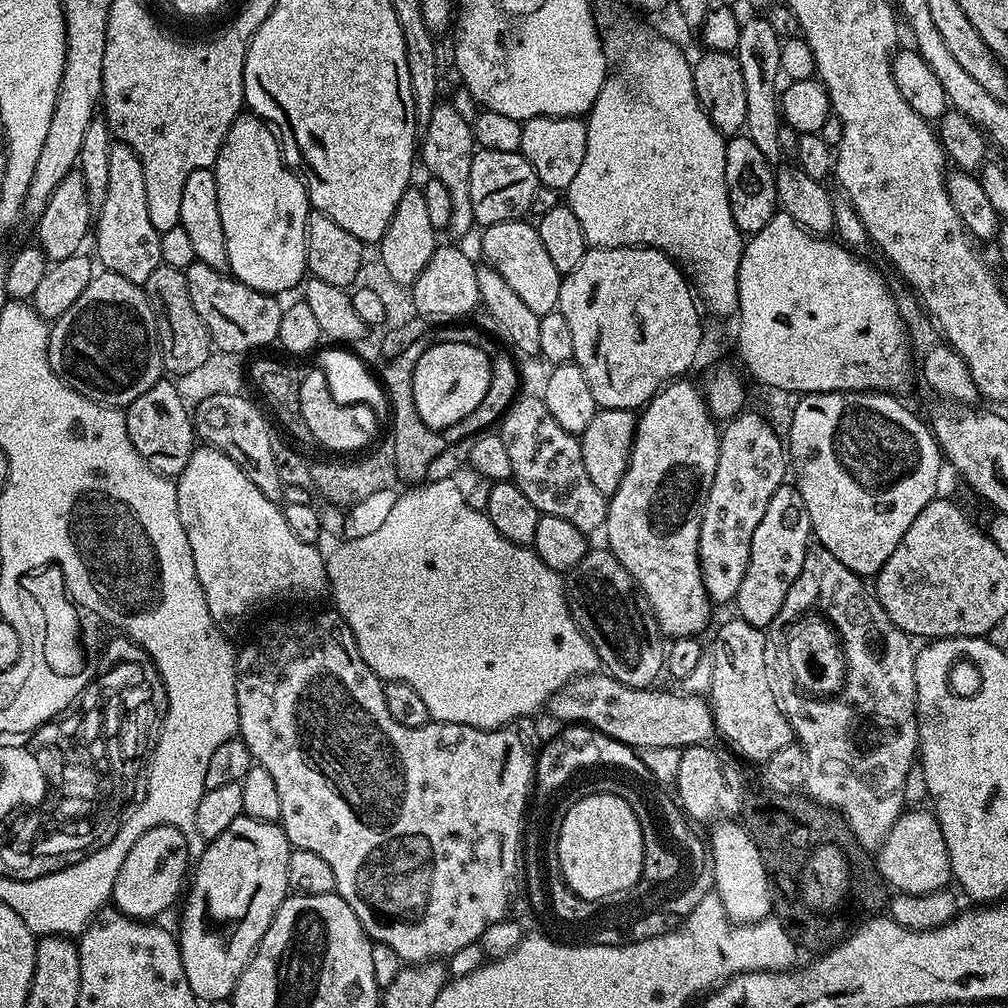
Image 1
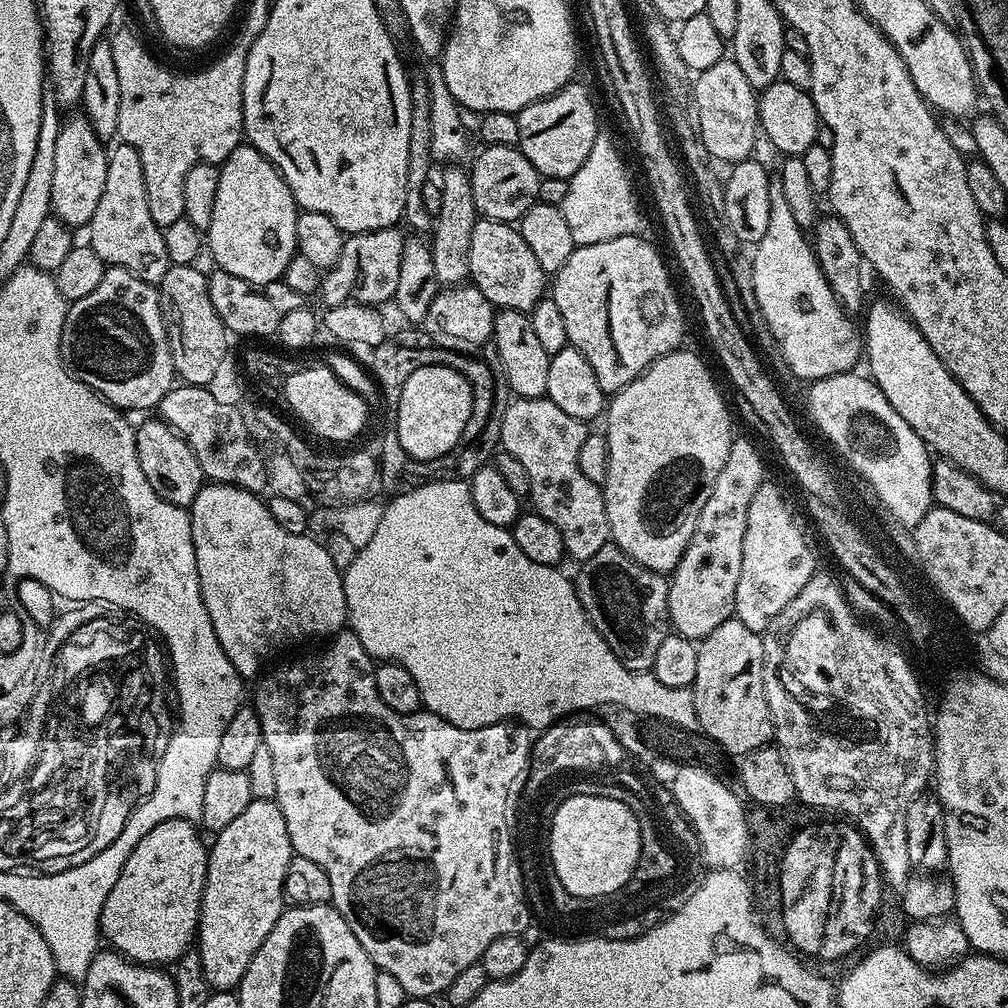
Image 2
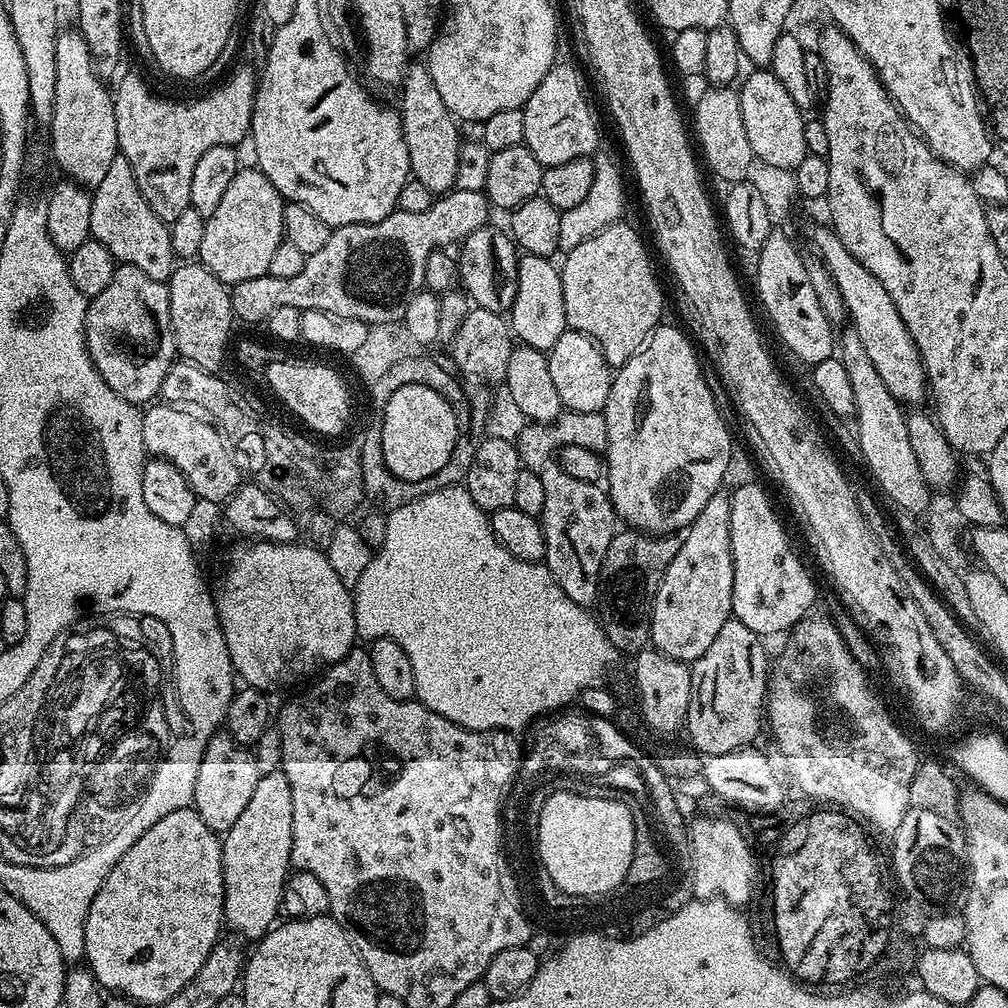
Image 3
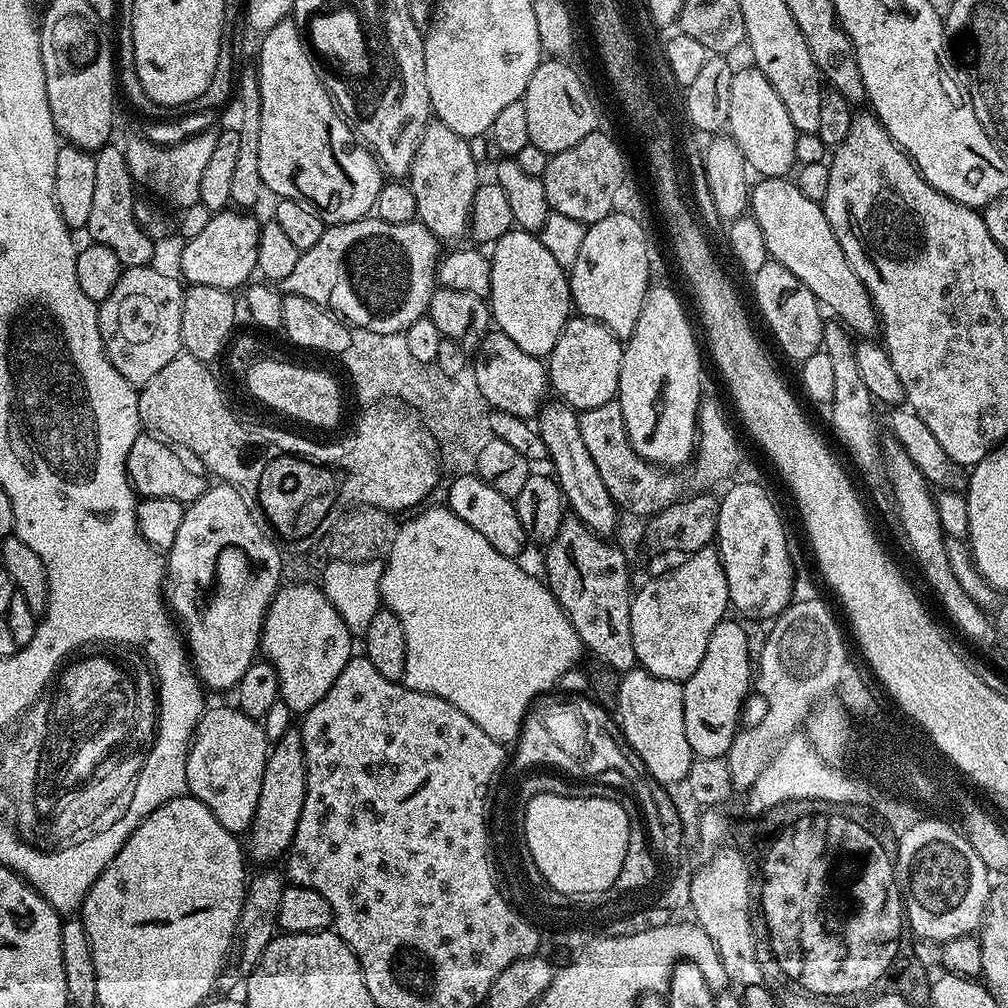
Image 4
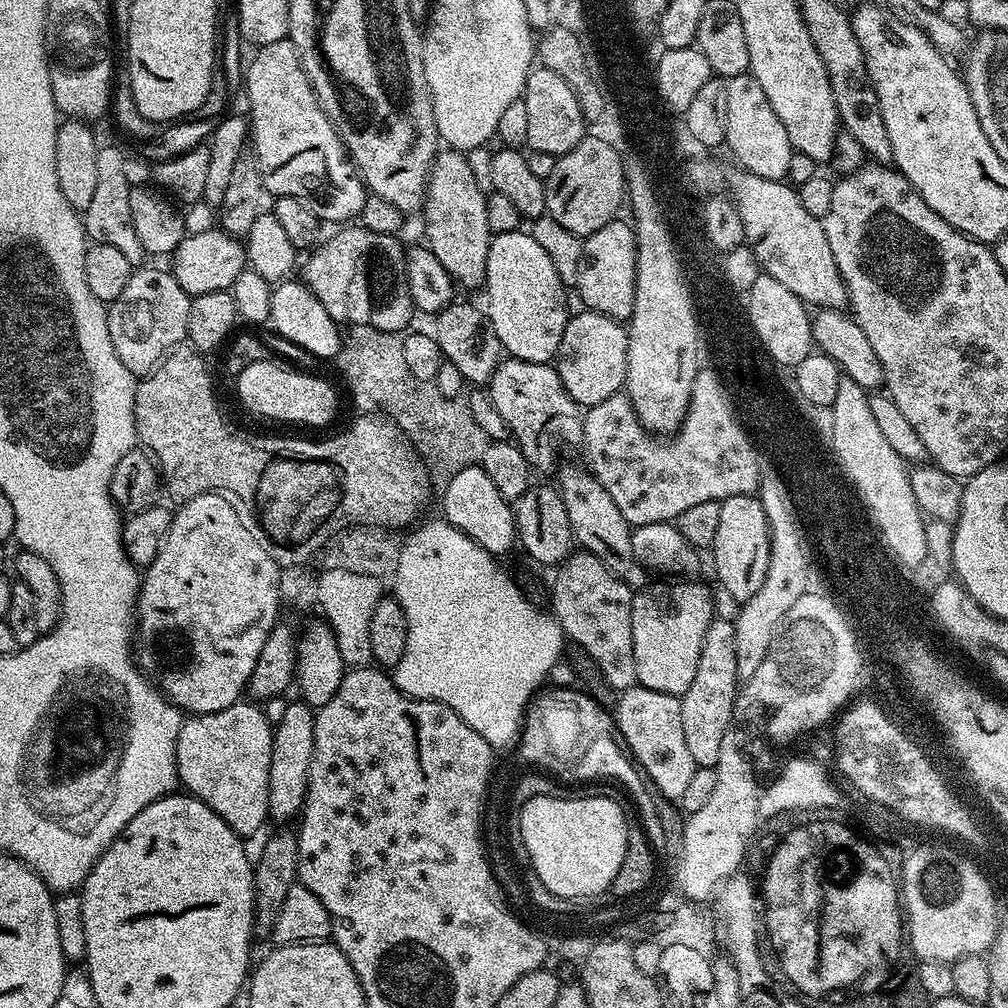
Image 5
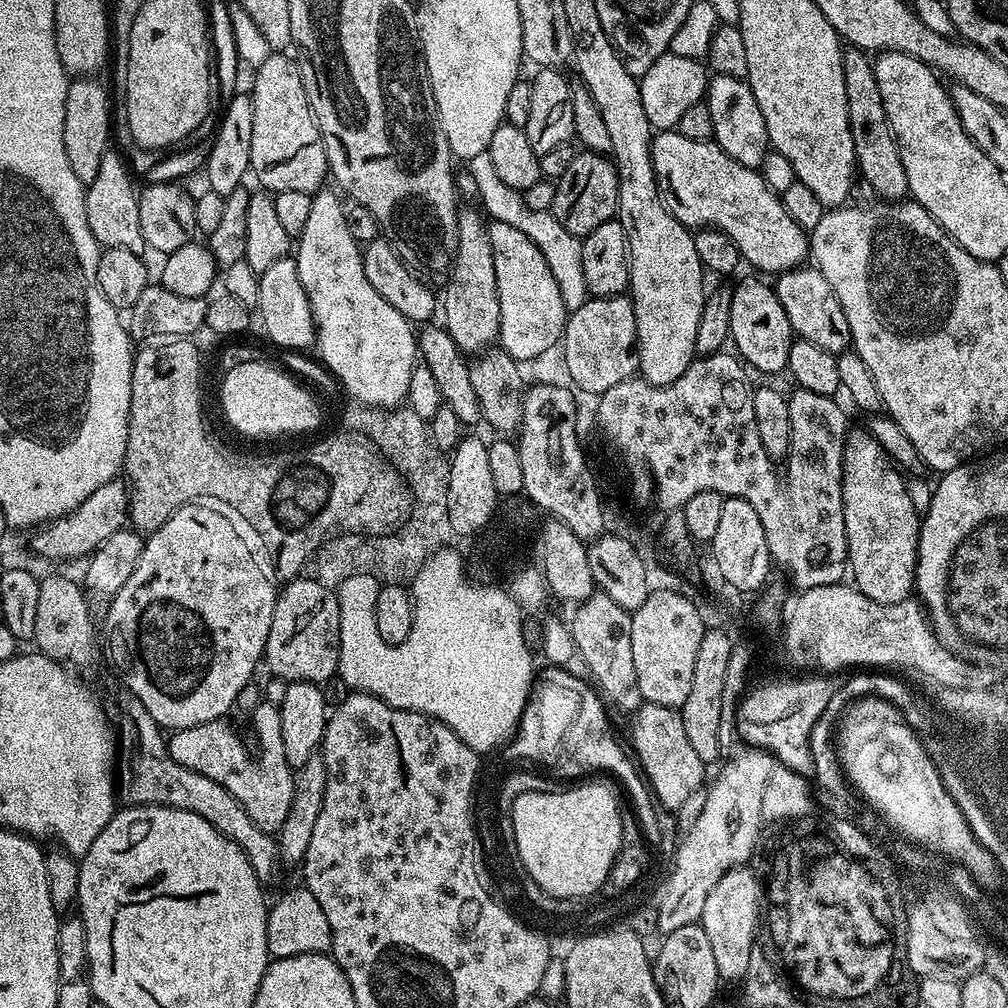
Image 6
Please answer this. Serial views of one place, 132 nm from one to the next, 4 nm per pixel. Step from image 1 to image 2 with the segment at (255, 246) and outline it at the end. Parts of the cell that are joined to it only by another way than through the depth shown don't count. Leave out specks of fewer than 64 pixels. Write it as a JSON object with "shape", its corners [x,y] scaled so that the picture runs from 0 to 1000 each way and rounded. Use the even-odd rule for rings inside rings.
{"shape":[[[239,141],[231,151],[229,151],[221,163],[217,164],[218,176],[216,177],[216,192],[212,192],[212,208],[208,212],[208,224],[204,228],[204,246],[210,249],[210,258],[217,269],[224,272],[232,272],[232,276],[240,276],[249,282],[267,282],[273,278],[279,277],[284,268],[284,264],[289,260],[290,255],[295,253],[294,249],[294,212],[296,203],[294,197],[290,194],[290,190],[286,187],[285,181],[278,176],[278,170],[260,154],[257,149],[251,147],[245,141]]]}

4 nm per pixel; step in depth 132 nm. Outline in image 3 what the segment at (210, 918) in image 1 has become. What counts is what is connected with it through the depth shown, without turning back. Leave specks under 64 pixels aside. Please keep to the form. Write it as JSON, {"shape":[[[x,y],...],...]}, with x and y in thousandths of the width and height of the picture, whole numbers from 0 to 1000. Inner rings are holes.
{"shape":[[[275,765],[259,769],[244,804],[220,829],[222,917],[230,920],[235,930],[257,934],[275,916],[274,904],[279,904],[288,868],[291,823],[292,800],[288,796],[284,768]]]}

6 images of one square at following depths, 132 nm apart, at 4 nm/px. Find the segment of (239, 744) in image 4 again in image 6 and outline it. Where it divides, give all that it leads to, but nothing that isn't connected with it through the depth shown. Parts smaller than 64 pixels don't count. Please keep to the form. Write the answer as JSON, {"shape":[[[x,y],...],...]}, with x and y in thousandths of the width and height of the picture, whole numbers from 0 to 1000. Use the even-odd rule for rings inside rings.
{"shape":[[[259,696],[248,707],[248,714],[254,721],[254,734],[258,737],[258,758],[250,762],[250,754],[242,750],[240,743],[234,739],[234,730],[230,726],[218,726],[220,720],[218,714],[209,714],[196,720],[188,722],[176,722],[166,731],[167,746],[181,760],[192,764],[196,768],[204,768],[204,772],[212,772],[231,792],[246,806],[247,812],[258,821],[263,823],[275,822],[286,807],[286,794],[274,783],[274,778],[289,779],[292,774],[292,763],[284,756],[284,744],[280,744],[280,716],[278,715],[278,703],[273,698]]]}

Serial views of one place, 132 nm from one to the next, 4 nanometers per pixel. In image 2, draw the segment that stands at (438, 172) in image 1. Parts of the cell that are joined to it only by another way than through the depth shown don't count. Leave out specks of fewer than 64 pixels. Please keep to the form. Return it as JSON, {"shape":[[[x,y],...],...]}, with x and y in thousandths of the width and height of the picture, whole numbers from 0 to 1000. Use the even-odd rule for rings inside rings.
{"shape":[[[456,165],[441,166],[440,172],[435,176],[438,188],[438,208],[431,211],[431,221],[427,231],[427,245],[431,256],[431,272],[434,283],[455,284],[465,277],[466,236],[474,217],[470,204],[470,188],[468,177]]]}

